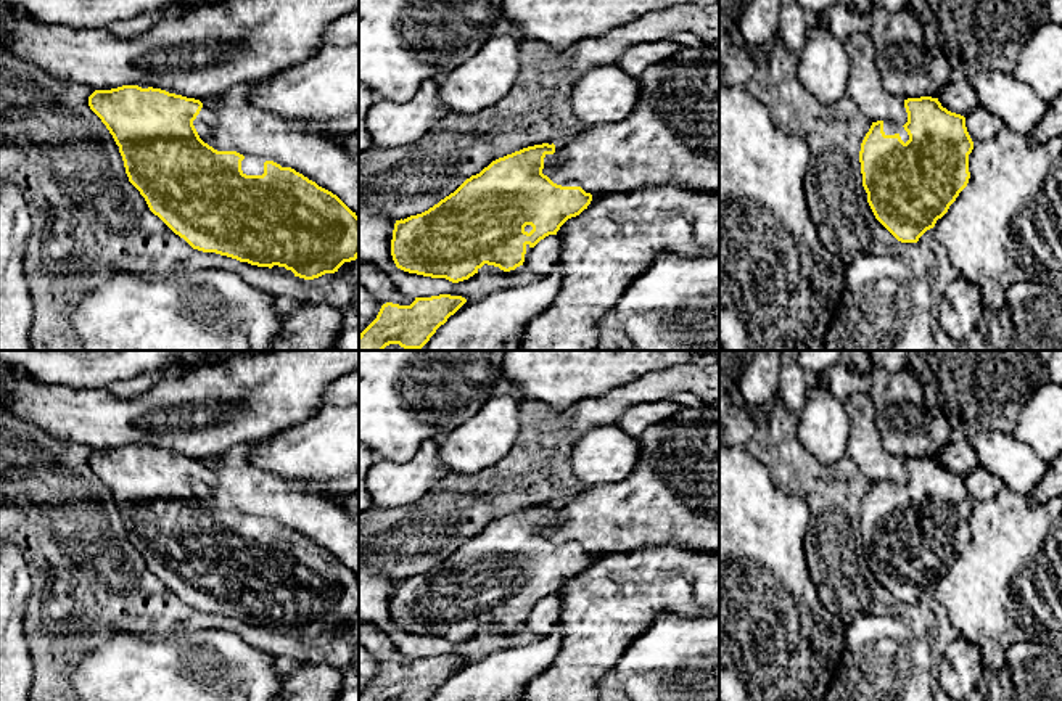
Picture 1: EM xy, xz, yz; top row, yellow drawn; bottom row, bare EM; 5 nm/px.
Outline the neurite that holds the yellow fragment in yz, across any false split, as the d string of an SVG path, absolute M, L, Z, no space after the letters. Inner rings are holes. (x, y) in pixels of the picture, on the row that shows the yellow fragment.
M920 96L904 100L908 122L872 122L861 151L862 187L875 219L901 243L917 243L935 227L959 193L967 187L969 154L974 141L965 117L948 111L938 98Z

